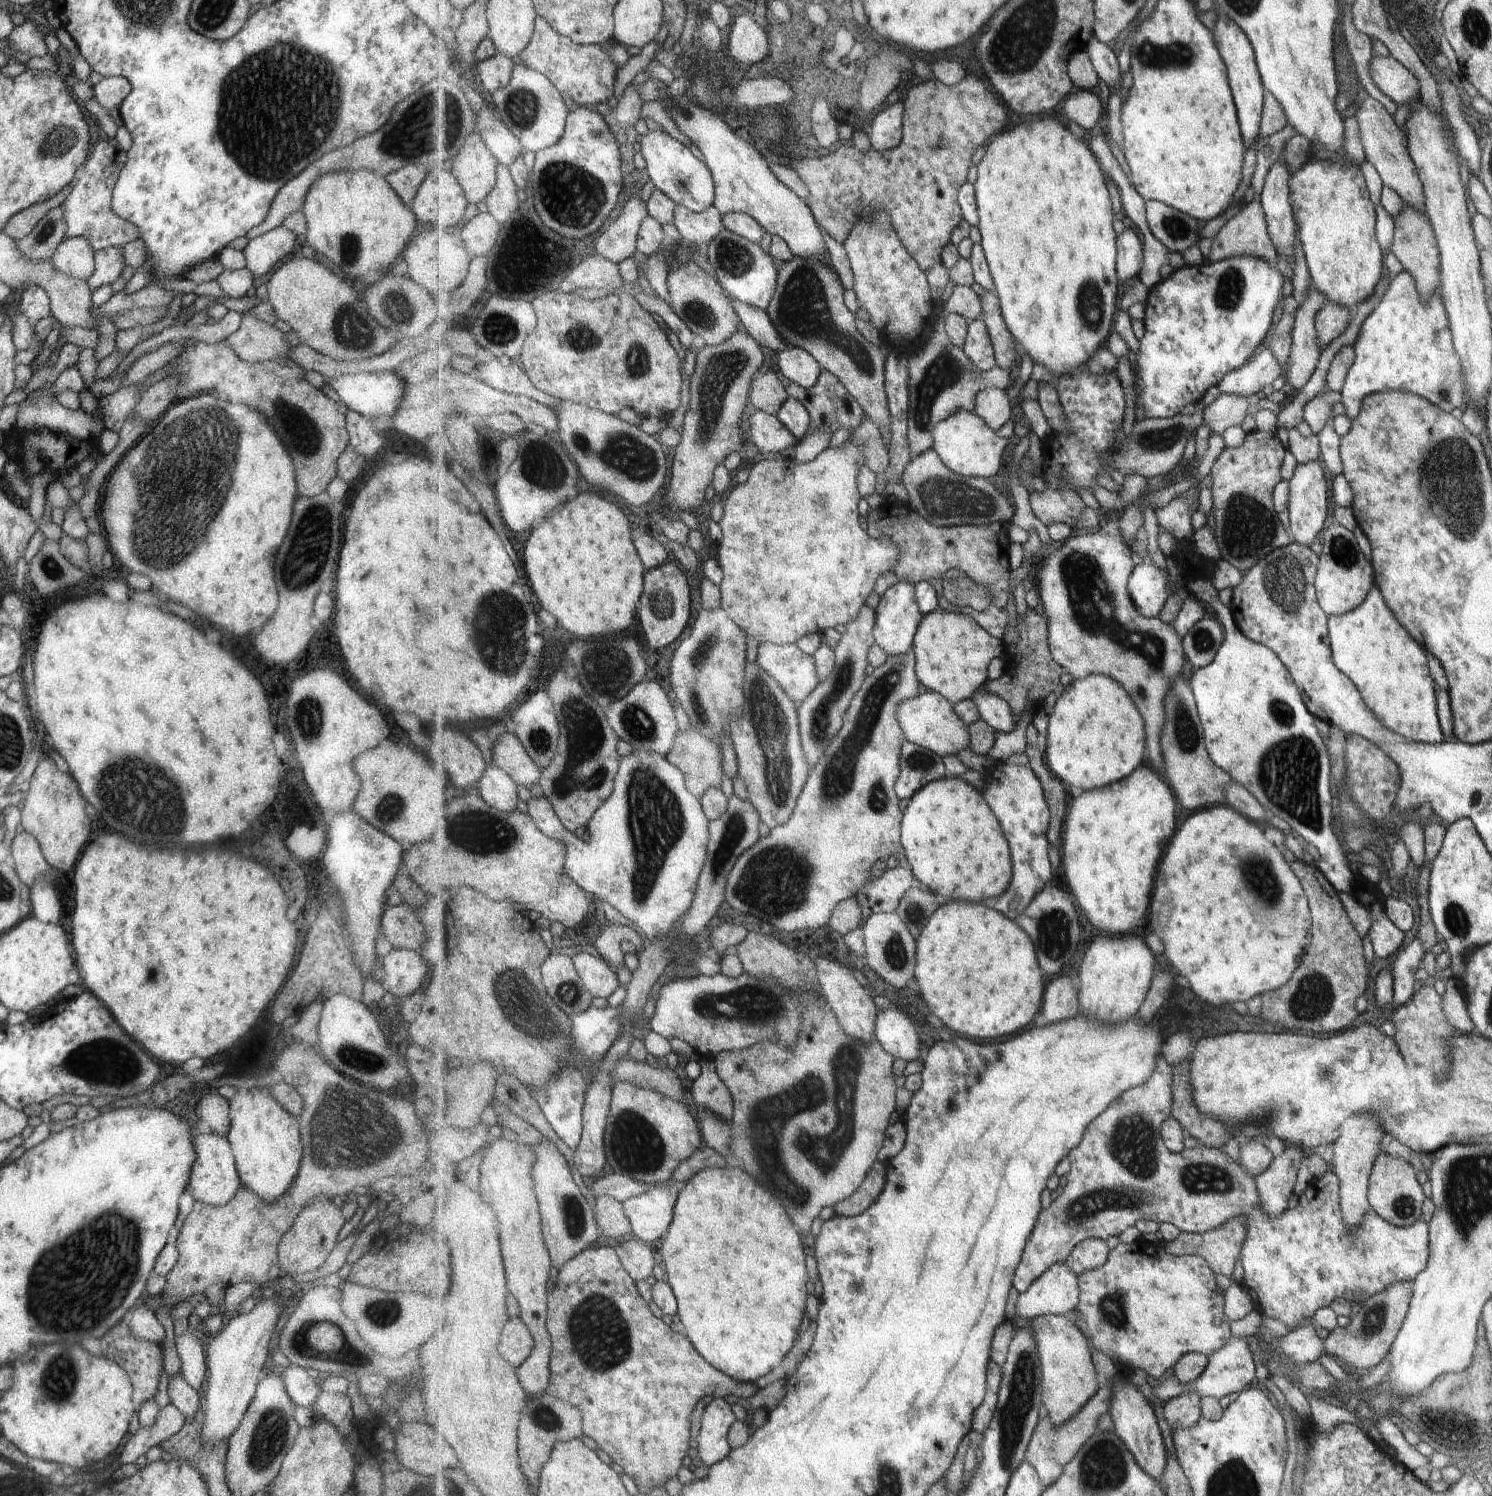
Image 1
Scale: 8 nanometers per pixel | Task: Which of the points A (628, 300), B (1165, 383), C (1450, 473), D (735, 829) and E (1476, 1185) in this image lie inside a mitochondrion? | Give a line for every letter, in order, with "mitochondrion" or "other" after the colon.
A: other
B: other
C: mitochondrion
D: mitochondrion
E: mitochondrion

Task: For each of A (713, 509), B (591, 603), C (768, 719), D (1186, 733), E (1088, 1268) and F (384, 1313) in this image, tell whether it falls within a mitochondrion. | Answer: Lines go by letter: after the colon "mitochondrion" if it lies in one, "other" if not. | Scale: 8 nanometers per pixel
A: other
B: other
C: mitochondrion
D: mitochondrion
E: other
F: mitochondrion

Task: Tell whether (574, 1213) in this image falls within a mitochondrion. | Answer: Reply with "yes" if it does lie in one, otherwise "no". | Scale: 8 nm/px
yes

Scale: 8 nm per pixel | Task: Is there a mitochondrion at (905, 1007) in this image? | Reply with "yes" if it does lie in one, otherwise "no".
no

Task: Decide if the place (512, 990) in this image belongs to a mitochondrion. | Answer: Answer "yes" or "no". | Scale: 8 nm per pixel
yes

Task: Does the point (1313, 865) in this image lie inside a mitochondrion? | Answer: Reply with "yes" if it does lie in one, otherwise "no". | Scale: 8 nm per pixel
no

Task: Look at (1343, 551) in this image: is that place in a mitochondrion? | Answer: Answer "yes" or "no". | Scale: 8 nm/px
yes

